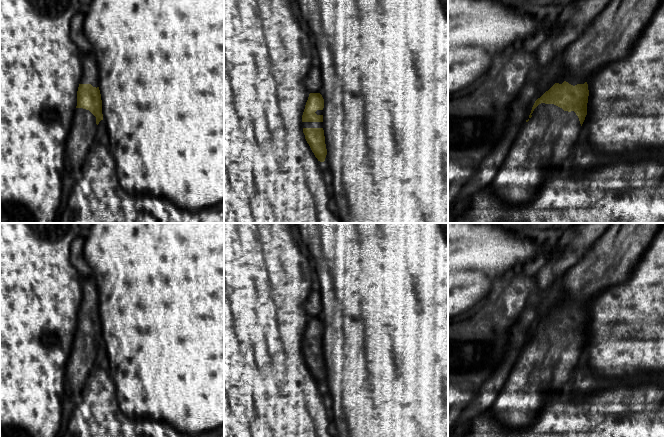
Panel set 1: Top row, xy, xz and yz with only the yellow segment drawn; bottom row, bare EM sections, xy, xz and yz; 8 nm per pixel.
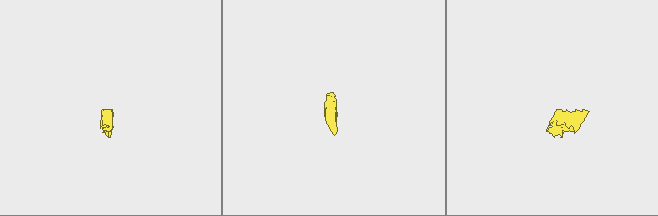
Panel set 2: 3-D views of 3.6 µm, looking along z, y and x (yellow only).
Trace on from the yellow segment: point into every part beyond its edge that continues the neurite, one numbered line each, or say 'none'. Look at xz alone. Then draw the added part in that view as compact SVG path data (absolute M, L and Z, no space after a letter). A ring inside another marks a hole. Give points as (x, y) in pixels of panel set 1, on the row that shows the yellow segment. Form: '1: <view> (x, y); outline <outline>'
1: xz (304, 124); outline M302 122L303 128L323 128L323 122Z

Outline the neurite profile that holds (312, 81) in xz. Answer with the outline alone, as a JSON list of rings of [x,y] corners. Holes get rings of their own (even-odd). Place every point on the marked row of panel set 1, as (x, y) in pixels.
[[[312,66],[303,79],[309,93],[320,93],[322,88],[321,71],[318,66]]]

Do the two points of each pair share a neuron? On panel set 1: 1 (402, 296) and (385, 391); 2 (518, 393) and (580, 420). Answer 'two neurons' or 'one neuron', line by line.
1: one neuron
2: two neurons

